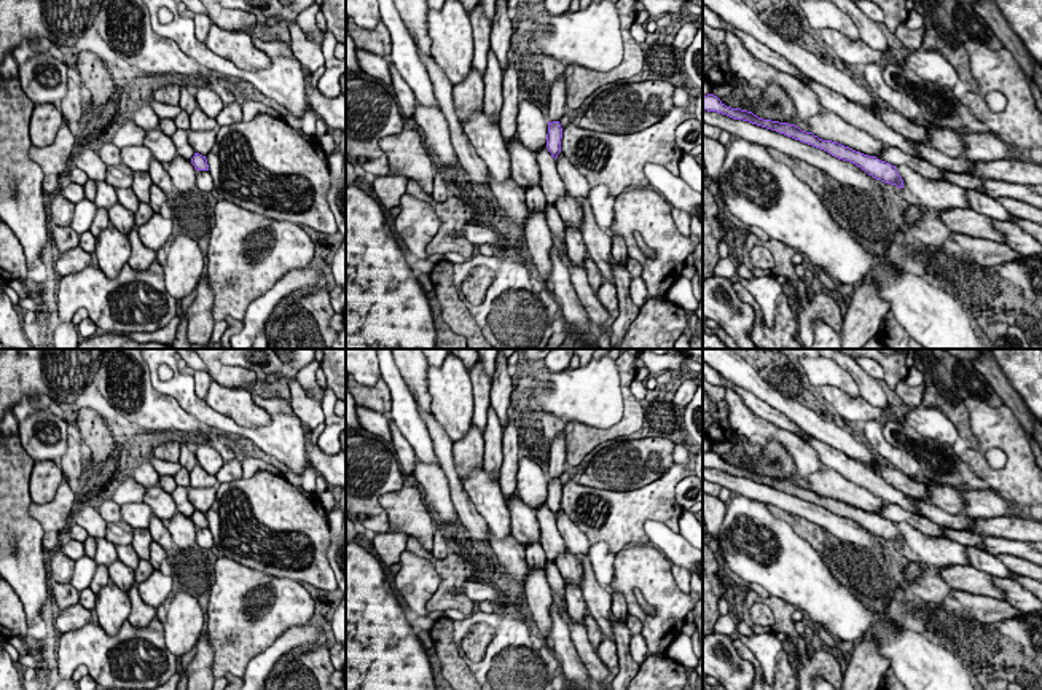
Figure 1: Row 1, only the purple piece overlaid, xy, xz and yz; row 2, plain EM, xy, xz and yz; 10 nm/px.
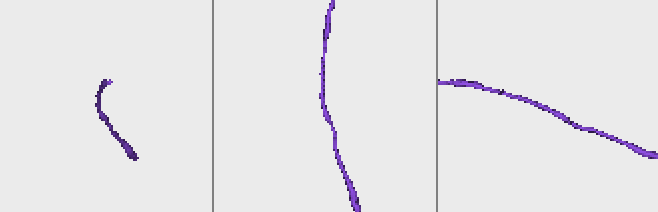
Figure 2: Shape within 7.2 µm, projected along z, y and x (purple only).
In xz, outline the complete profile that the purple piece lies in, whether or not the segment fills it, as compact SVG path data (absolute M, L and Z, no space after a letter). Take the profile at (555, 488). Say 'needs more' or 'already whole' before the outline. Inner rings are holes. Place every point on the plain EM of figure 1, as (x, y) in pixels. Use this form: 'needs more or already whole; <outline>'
already whole; M548 478L546 505L554 516L561 510L561 496L562 496L562 484L559 478L553 480Z

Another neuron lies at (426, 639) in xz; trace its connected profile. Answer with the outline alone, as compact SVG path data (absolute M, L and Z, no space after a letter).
M421 631L417 634L417 639L421 641L421 644L429 657L432 672L433 672L435 688L437 690L454 690L441 674L441 663L438 660L430 631Z

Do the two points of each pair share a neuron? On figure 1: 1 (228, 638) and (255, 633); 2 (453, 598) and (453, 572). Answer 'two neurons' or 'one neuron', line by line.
1: one neuron
2: one neuron

